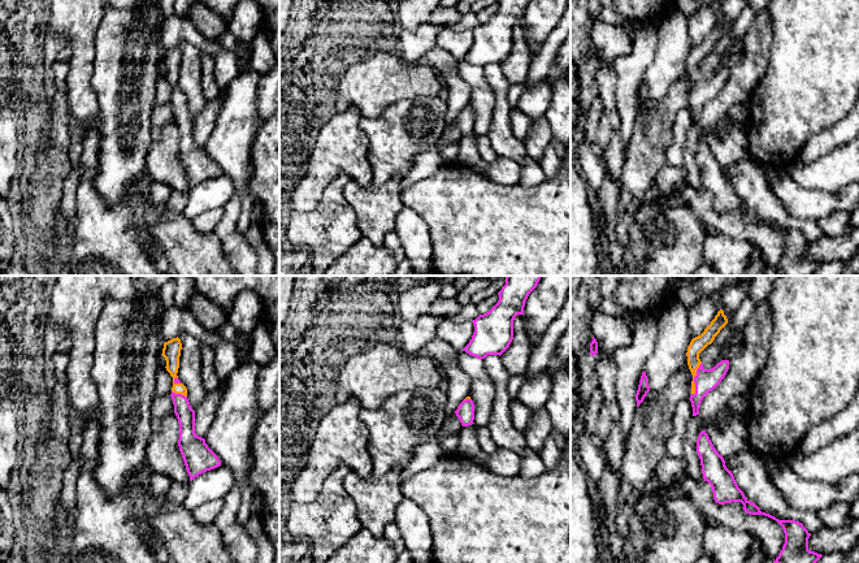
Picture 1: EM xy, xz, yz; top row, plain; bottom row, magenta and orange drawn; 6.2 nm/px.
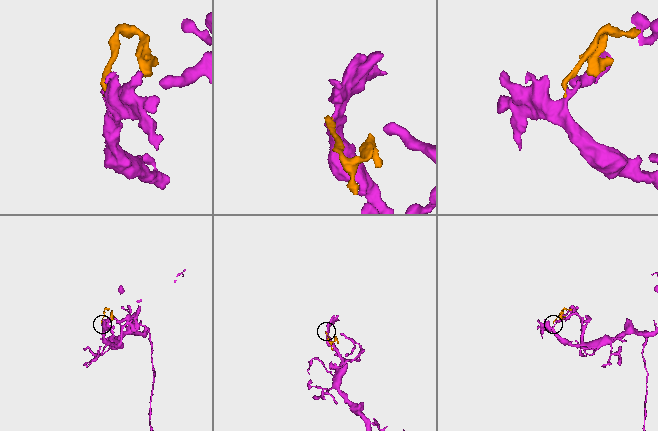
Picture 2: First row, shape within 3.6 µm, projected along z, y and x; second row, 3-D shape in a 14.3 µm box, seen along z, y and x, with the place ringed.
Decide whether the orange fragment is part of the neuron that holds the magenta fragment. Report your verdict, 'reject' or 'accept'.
accept

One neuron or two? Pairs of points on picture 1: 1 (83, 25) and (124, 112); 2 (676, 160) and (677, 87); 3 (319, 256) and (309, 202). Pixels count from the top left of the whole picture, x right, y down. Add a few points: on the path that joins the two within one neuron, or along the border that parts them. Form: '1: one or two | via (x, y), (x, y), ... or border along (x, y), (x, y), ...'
1: two | border along (102, 20), (95, 38), (94, 70), (89, 79)
2: two | border along (688, 105), (676, 117), (675, 137), (669, 144)
3: two | border along (328, 183), (319, 203), (312, 209), (293, 211)

